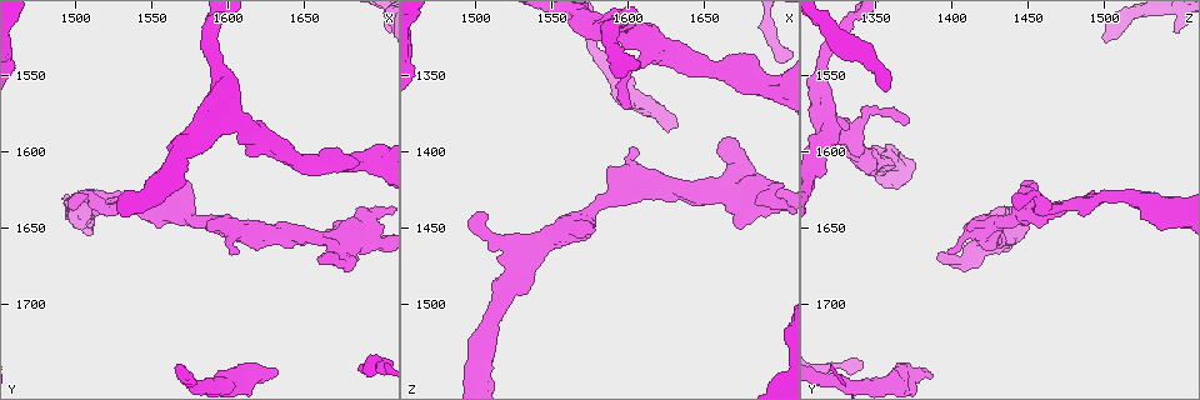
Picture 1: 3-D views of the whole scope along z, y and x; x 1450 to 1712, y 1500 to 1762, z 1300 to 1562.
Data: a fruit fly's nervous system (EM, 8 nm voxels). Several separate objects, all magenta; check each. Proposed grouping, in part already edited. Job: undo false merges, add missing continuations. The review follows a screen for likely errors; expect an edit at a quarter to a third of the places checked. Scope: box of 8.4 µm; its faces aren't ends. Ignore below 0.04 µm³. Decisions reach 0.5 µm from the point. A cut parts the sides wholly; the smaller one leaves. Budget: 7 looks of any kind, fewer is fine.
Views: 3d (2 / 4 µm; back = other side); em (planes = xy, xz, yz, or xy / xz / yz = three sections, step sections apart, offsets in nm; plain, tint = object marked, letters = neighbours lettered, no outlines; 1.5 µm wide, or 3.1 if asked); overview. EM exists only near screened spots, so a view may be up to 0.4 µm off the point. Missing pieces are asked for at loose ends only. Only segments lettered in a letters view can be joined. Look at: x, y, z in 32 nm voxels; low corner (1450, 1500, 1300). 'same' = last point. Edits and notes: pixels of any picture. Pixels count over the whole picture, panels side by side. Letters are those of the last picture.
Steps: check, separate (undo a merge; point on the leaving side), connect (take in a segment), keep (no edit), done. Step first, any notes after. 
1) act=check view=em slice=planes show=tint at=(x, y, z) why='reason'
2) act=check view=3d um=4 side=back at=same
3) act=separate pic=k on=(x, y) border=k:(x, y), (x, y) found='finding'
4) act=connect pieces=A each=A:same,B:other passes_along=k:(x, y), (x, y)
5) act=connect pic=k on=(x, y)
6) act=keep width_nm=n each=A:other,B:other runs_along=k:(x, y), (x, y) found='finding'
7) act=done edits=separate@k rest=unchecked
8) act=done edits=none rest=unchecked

act=check view=3d um=4 at=(1602, 1664, 1396) why='an open end'

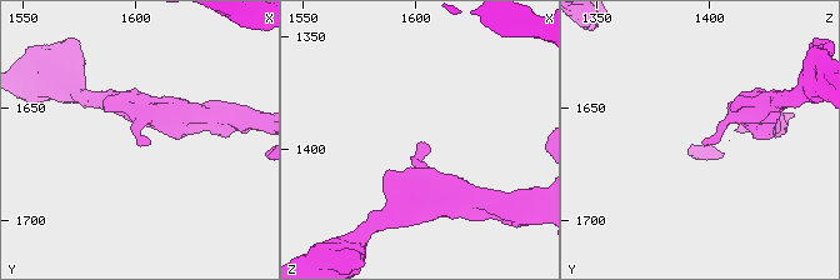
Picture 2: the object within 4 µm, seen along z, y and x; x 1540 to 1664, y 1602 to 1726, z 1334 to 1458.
act=check view=em slice=yz step=8 show=tint at=(1602, 1667, 1397) why='shape alone is not enough'

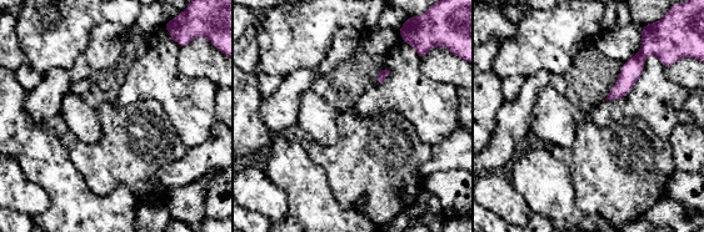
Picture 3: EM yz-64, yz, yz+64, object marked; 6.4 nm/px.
act=check view=em slice=planes show=letters at=same

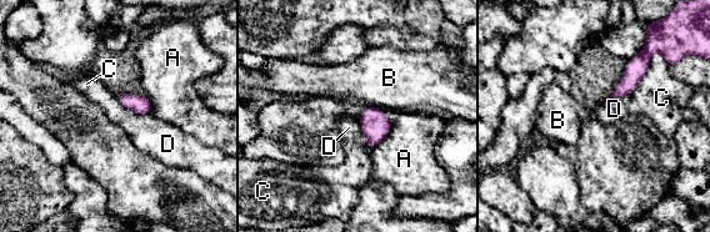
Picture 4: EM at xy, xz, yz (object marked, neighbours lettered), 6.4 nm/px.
act=keep longest_contact=C:320nm each=A:other,B:other,C:other,D:other border=4:(116, 97), (136, 112), (150, 112) found='none of them fits'

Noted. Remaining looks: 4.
act=check view=em slice=xz step=4 show=letters at=(1632, 1744, 1384) why='an open end'

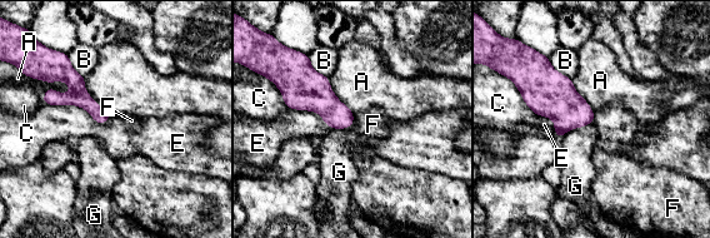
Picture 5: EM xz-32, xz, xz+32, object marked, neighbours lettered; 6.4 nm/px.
act=keep each=A:other,B:other,C:other,E:other,F:other,G:other found='none of them fits'

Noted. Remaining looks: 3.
act=check view=em um=3.1 slice=xz step=16 show=letters at=(1502, 1638, 1444) why='branch stops here'

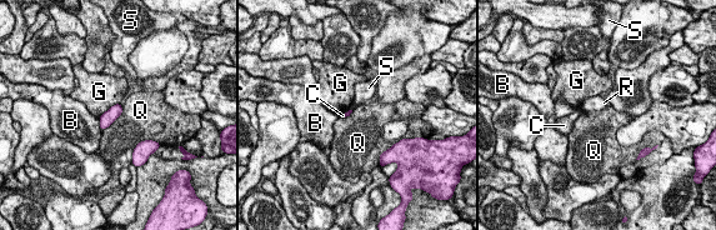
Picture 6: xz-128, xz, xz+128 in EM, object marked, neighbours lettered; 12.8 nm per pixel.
act=check view=em um=3.1 slice=planes show=letters at=same

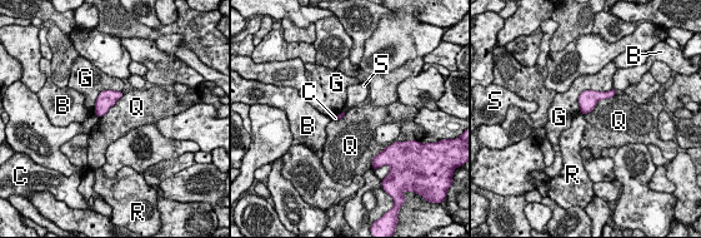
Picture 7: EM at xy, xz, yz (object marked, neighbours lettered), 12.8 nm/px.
act=keep longest_contact=G:550nm each=B:other,C:other,G:other,Q:other,R:other,S:other border=7:(616, 94), (602, 98), (584, 114) found='none of them fits'

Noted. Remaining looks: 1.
act=done edits=none rest=unchecked

